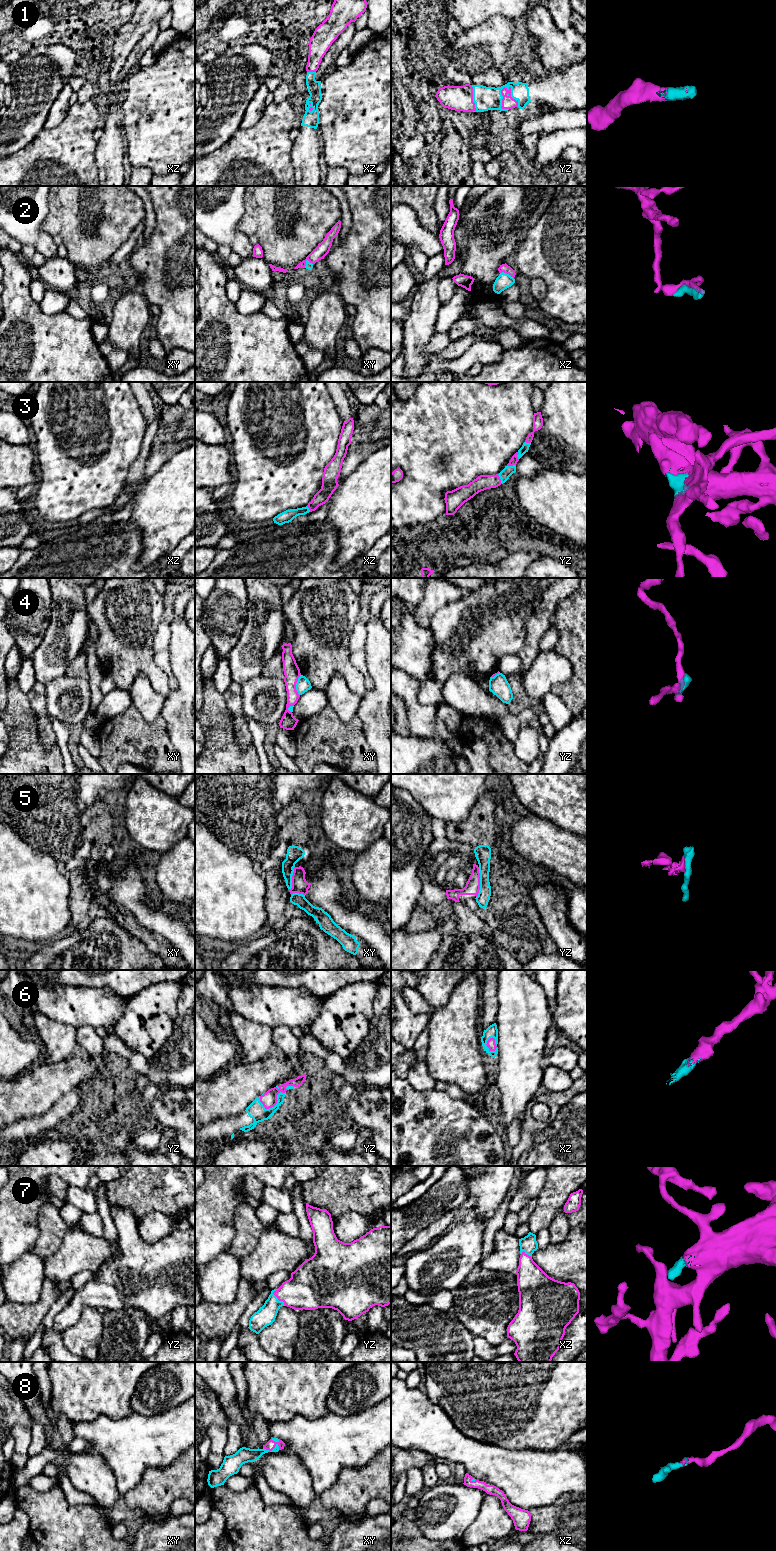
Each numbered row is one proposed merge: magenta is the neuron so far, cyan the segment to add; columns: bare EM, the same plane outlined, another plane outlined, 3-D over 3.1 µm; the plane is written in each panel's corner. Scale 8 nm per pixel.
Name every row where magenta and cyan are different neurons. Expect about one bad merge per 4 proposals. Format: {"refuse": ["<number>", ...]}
{"refuse": ["2", "4", "5"]}

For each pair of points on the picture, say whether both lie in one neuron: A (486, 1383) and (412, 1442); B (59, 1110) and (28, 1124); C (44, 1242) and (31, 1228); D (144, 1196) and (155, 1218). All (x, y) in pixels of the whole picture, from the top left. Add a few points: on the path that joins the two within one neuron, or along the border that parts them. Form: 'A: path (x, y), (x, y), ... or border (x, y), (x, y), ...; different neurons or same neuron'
A: border (429, 1399), (436, 1403), (462, 1432); different neurons
B: path (51, 1118), (48, 1121), (36, 1124); same neuron
C: border (39, 1213), (39, 1236), (29, 1251); different neurons
D: border (176, 1212), (163, 1214), (151, 1211), (137, 1221); different neurons

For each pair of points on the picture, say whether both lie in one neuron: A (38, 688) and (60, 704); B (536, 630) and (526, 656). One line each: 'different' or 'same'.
A: different
B: same

